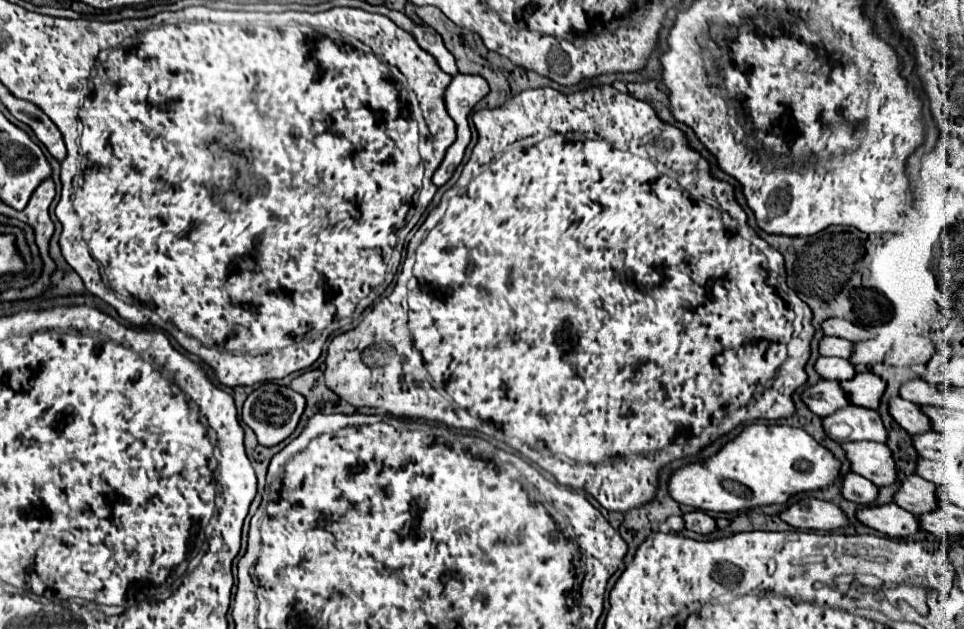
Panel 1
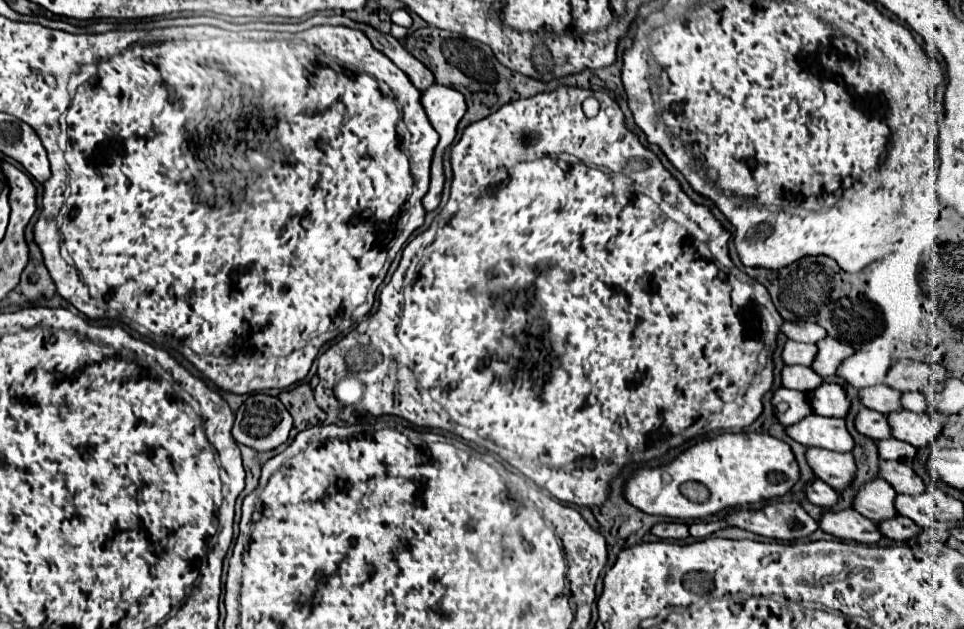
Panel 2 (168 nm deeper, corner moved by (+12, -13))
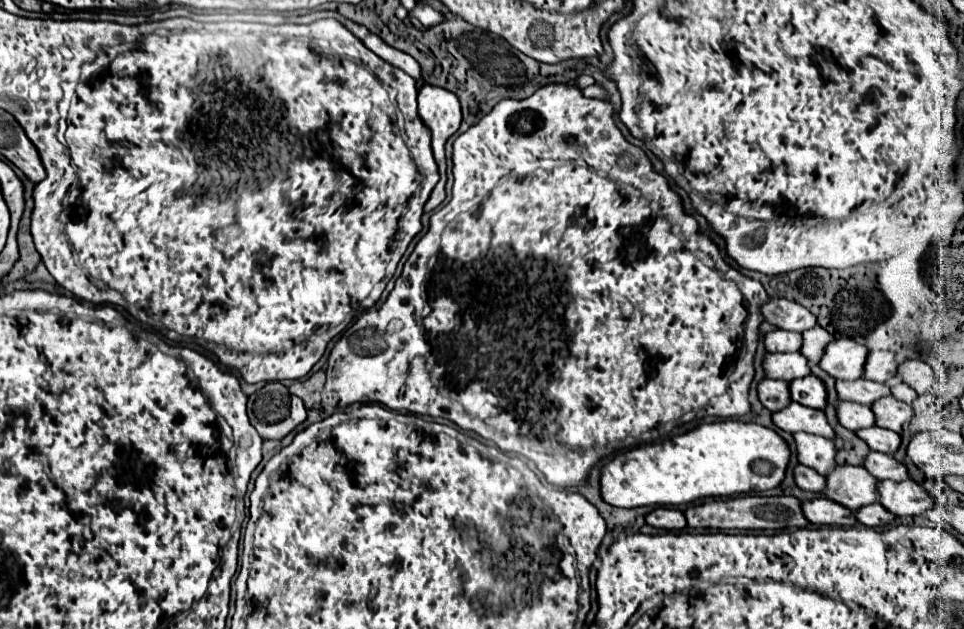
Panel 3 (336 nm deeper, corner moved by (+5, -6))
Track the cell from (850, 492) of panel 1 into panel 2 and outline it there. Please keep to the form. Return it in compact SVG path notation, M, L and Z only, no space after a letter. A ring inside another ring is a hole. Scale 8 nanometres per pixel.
M813 480L813 484L805 488L805 496L811 504L817 504L821 508L831 508L837 502L837 492L819 480Z

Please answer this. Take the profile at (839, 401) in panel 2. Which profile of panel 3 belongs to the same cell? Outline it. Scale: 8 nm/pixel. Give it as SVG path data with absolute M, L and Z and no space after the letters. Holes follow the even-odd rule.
M810 375L808 379L792 381L790 395L792 395L792 401L812 409L824 409L828 405L828 391L824 387L824 381L820 381L814 375Z

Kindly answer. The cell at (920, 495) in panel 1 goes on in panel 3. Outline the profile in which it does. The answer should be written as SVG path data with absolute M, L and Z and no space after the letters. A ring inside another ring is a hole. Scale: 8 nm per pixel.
M838 465L826 477L826 495L854 511L858 507L878 503L878 479L864 467Z

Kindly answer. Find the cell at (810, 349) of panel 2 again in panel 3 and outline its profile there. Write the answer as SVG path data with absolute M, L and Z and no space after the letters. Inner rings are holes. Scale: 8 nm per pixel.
M776 329L766 335L764 343L770 353L794 353L794 351L800 351L802 347L802 335L794 331Z

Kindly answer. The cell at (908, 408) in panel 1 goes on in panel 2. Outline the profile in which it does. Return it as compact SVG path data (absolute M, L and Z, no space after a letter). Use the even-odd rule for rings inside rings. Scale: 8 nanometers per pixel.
M859 410L859 414L855 416L855 428L859 434L879 440L879 438L891 438L891 430L887 426L885 414L879 414L875 410Z

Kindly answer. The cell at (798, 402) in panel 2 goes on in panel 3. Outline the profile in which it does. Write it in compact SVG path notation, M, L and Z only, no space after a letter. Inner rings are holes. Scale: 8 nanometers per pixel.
M764 379L758 385L758 395L760 401L766 409L770 411L780 411L790 405L790 395L788 395L788 381L774 381L774 379Z

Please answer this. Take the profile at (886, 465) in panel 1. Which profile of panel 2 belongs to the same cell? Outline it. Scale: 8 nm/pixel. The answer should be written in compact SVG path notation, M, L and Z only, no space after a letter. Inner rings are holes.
M811 446L807 448L805 456L813 474L835 490L849 486L851 480L855 478L855 462L851 454L841 454L841 452Z

